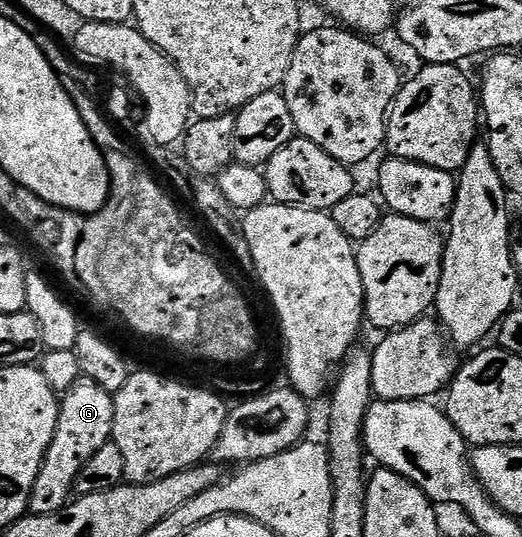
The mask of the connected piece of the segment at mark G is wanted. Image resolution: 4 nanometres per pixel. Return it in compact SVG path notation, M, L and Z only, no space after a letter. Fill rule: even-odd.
M81 377L60 399L61 411L55 424L55 436L45 453L39 476L35 476L35 488L31 488L28 513L35 516L51 516L65 509L74 497L79 472L113 437L115 404L113 394L97 386L95 380Z

